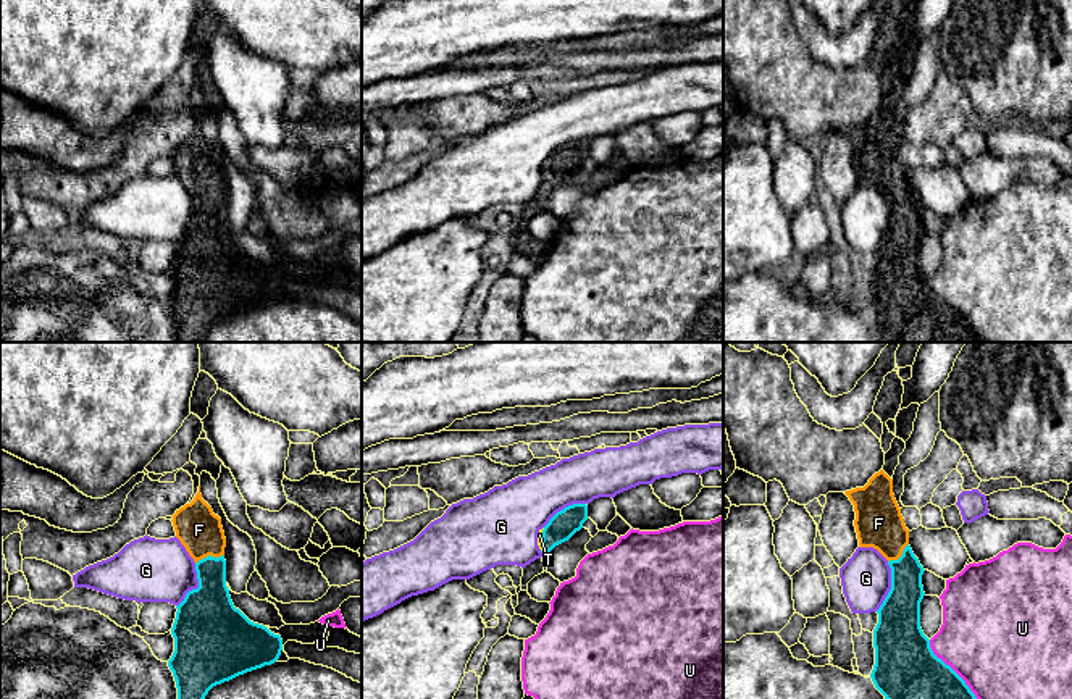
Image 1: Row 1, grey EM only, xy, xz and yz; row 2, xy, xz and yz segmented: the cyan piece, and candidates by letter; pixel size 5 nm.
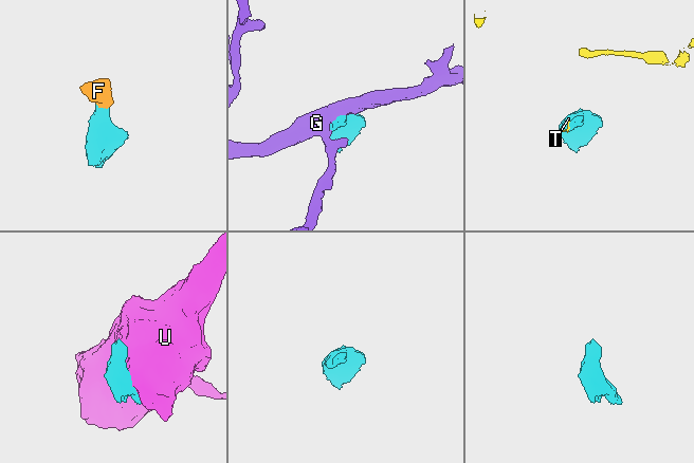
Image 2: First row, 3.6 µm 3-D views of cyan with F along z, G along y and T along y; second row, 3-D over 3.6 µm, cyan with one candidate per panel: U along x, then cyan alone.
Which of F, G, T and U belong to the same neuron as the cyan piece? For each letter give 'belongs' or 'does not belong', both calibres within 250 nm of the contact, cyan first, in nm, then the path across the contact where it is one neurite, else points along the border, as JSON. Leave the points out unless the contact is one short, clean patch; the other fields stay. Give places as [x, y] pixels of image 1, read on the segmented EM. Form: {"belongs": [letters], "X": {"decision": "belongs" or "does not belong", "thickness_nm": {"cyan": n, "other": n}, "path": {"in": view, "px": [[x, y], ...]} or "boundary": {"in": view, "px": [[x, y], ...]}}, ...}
{"belongs": ["F"], "F": {"decision": "belongs", "thickness_nm": {"cyan": 220, "other": 220}, "path": {"in": "xy", "px": [[209, 606], [209, 556], [199, 530]]}}, "G": {"decision": "does not belong", "thickness_nm": {"cyan": 240, "other": 260}}, "T": {"decision": "does not belong", "thickness_nm": {"cyan": 140, "other": 30}, "boundary": {"in": "xz", "px": [[544, 528], [541, 551]]}}, "U": {"decision": "does not belong", "thickness_nm": {"cyan": 300, "other": 500}}}

